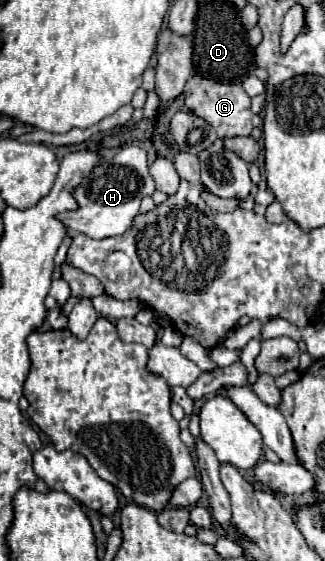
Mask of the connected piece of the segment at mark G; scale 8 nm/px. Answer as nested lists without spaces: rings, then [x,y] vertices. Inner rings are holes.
[[[194,70],[192,78],[186,84],[186,108],[196,114],[198,118],[206,120],[216,132],[218,138],[234,138],[234,136],[250,136],[252,132],[252,110],[250,110],[250,96],[244,92],[240,82],[220,82],[214,78],[200,76],[198,70]]]

